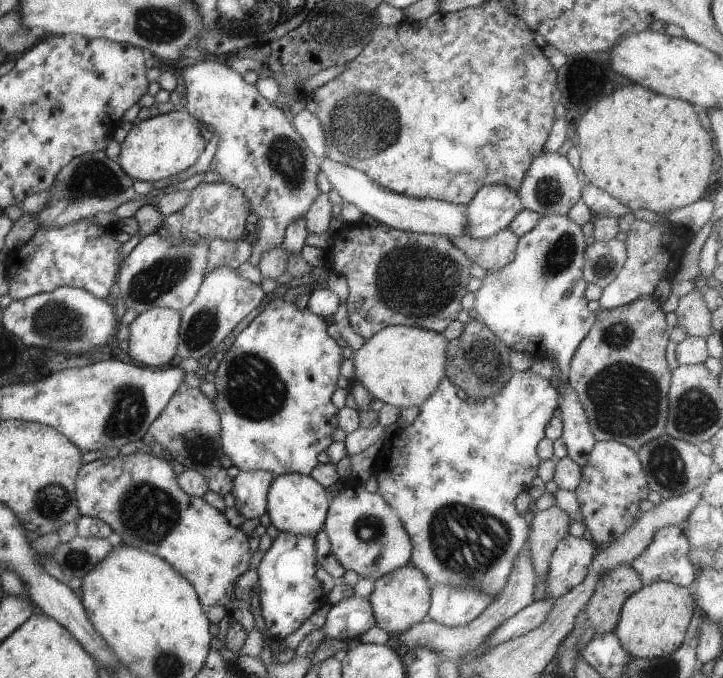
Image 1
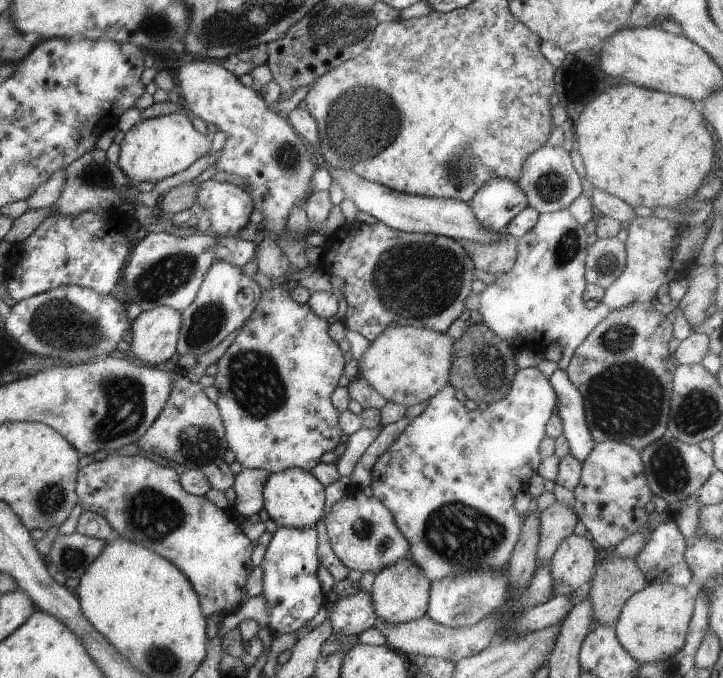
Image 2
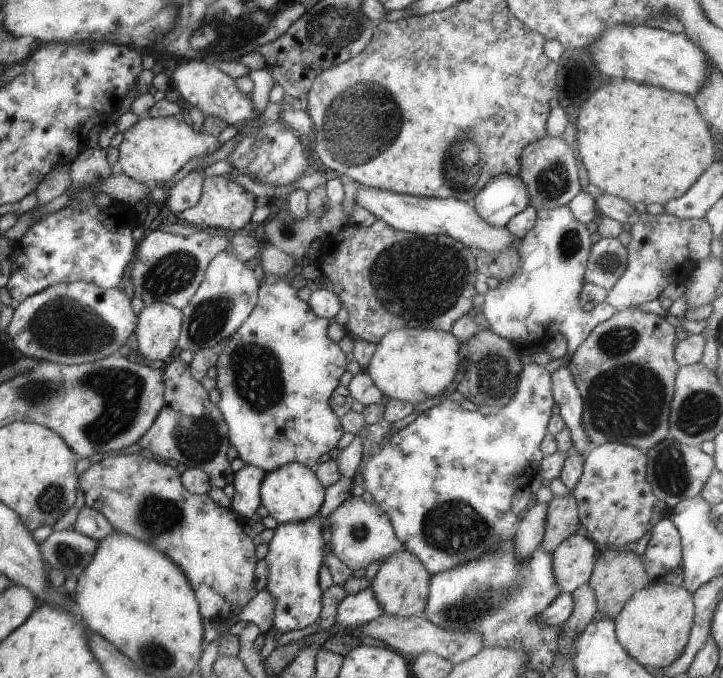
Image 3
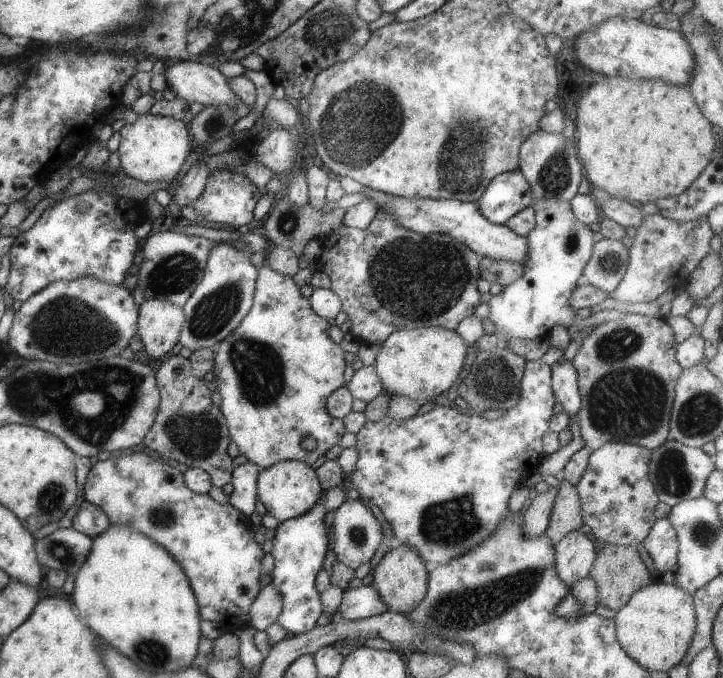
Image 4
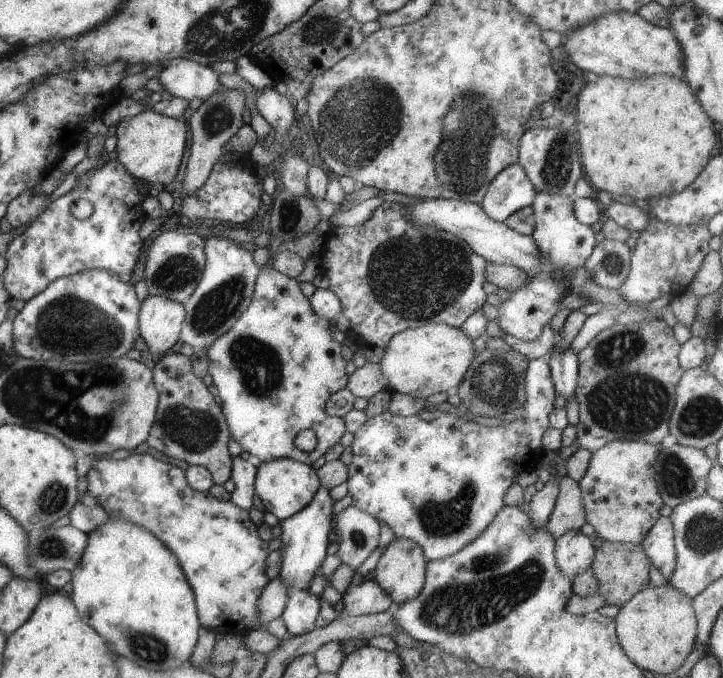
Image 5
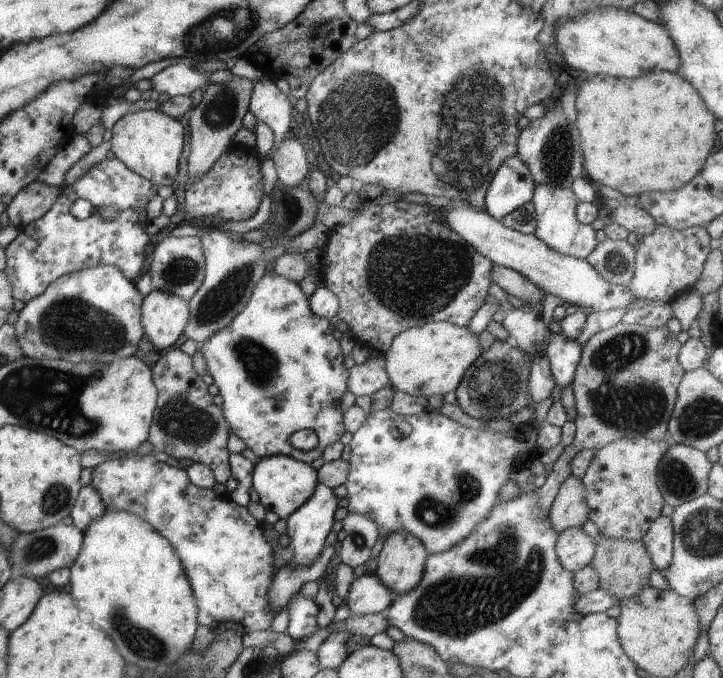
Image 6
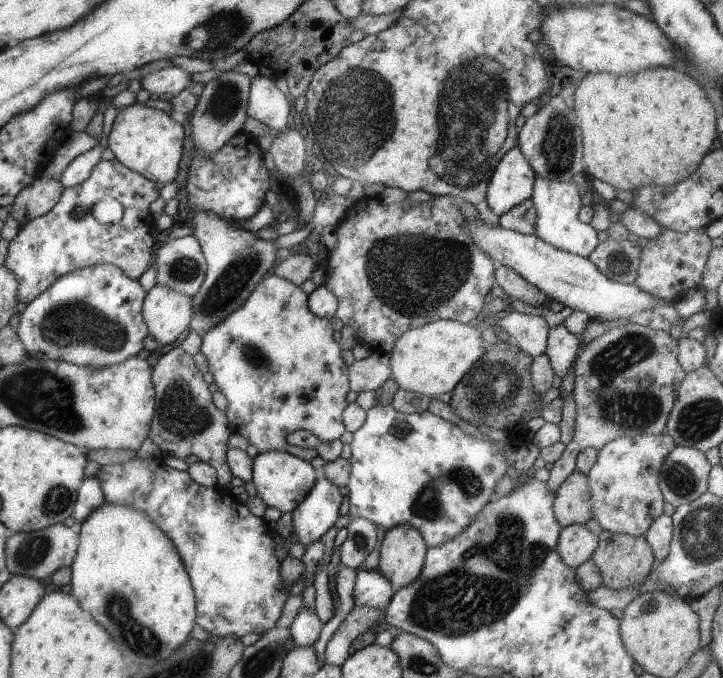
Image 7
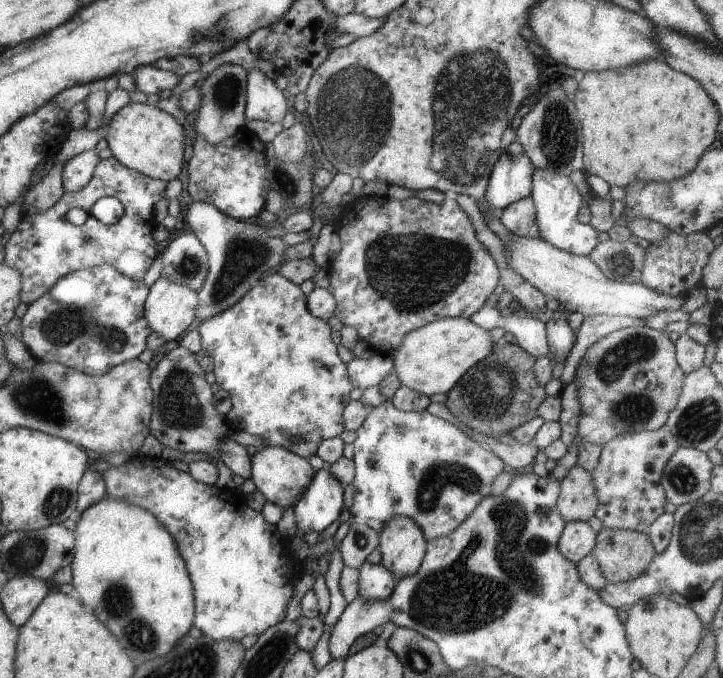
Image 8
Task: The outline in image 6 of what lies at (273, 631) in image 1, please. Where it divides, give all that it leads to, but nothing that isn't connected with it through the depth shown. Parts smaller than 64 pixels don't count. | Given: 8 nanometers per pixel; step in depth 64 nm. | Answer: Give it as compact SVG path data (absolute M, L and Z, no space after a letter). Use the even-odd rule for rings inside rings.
M317 482L311 496L286 516L285 534L289 537L289 550L291 550L291 559L288 561L293 568L309 568L311 564L319 558L323 545L325 544L325 536L329 532L331 524L335 521L333 514L337 510L339 498L334 496L333 490L327 485ZM299 591L293 593L287 604L288 626L285 633L293 641L307 640L307 636L311 636L311 633L319 628L316 614L317 606L313 599L304 598Z

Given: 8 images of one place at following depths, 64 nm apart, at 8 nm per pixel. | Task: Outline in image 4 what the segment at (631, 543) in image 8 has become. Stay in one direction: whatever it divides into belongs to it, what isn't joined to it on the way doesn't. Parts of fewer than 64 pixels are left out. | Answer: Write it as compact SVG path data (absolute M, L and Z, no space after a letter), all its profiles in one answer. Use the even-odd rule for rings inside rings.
M599 546L588 576L596 586L596 604L605 608L620 609L629 597L651 582L651 576L641 561L636 546Z

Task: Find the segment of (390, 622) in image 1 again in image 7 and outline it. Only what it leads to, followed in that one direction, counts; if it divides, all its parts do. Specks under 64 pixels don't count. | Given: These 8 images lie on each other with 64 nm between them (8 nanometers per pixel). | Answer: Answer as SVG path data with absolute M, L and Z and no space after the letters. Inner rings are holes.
M395 524L384 532L378 547L377 570L389 580L396 591L415 580L423 566L426 546L415 528L405 524Z

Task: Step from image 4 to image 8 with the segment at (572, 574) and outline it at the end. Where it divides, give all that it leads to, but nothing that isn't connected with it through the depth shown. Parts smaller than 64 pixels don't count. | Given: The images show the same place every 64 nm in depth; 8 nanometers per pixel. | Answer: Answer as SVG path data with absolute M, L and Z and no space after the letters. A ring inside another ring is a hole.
M583 520L565 523L557 541L560 555L576 564L585 554L593 550L596 543L596 532Z

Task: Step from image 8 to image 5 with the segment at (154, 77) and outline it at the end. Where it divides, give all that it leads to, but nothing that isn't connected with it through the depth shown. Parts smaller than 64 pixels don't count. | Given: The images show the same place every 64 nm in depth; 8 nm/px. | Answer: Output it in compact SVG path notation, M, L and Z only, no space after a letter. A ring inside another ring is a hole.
M185 59L167 65L157 74L163 90L186 101L193 98L203 101L207 96L215 94L221 88L217 76L210 66L195 64Z

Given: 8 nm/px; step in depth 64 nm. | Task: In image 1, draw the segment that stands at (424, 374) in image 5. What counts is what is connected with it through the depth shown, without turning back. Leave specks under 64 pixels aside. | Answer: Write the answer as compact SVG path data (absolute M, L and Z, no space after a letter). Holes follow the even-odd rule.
M388 325L365 339L361 348L351 353L352 383L363 386L369 397L396 407L417 407L426 400L444 376L445 344L440 333L418 327Z

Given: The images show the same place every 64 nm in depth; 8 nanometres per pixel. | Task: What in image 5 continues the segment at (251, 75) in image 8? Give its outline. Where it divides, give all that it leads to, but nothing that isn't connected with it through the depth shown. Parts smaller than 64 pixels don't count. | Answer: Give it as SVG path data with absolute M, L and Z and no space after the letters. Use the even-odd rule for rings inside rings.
M265 88L263 92L255 92L253 101L255 110L271 126L272 133L284 135L295 118L293 106L285 95L279 94L274 88Z

